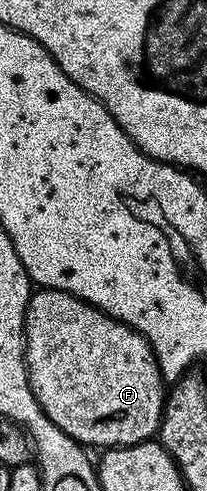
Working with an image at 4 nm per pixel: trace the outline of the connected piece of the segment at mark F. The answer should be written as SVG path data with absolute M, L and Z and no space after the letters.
M39 287L32 292L27 304L25 356L27 358L27 377L31 381L31 390L37 399L37 403L54 425L61 427L61 431L65 431L65 435L69 435L80 445L84 447L92 447L91 445L103 445L102 447L136 445L142 441L152 440L158 434L159 424L163 418L165 382L159 370L159 360L156 359L155 352L151 350L151 344L136 329L130 329L128 325L123 325L117 318L93 308L89 302L82 301L80 297L74 297L65 291Z

